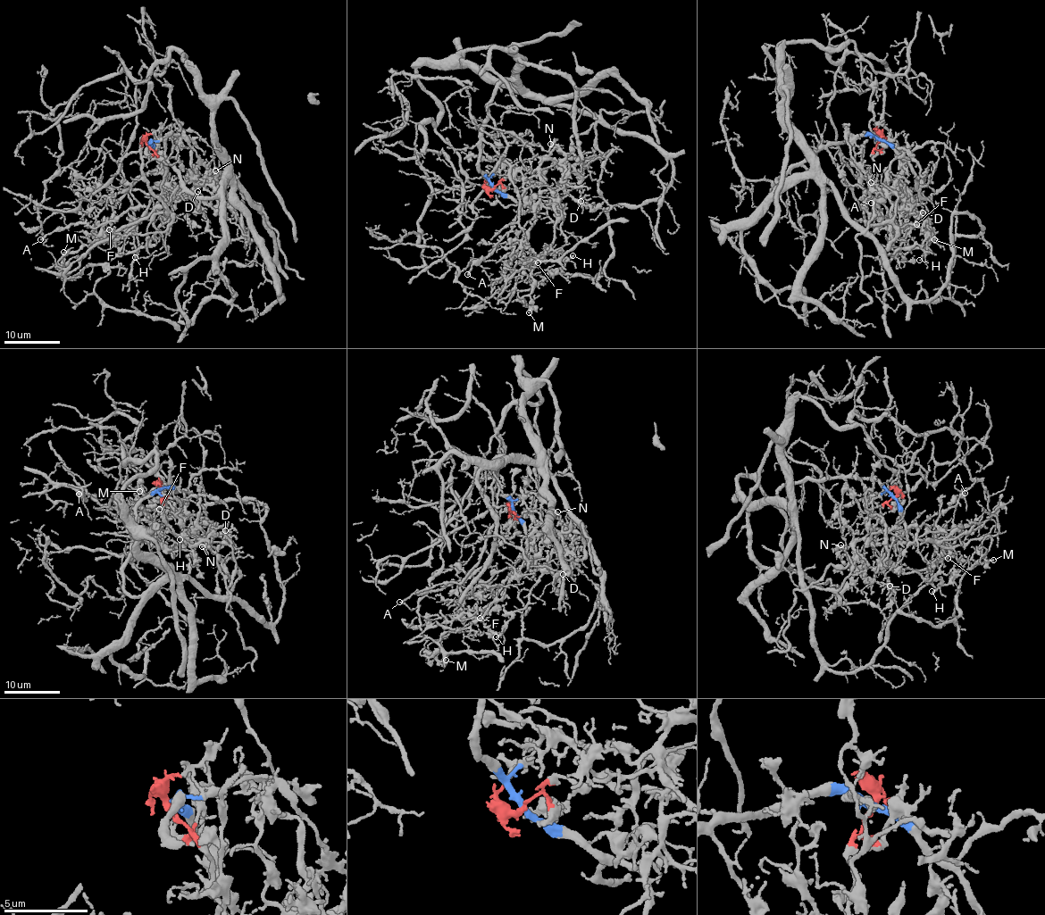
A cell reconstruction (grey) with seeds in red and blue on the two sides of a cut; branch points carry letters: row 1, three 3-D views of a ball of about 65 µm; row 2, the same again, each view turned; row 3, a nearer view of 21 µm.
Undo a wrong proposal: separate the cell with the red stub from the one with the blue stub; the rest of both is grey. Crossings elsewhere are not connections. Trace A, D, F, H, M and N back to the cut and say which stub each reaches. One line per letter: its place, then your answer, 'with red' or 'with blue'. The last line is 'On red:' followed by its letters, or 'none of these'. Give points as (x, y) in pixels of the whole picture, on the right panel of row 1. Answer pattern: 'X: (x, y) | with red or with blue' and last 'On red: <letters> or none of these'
A: (871, 203) | with red
D: (923, 212) | with red
F: (916, 224) | with red
H: (919, 260) | with red
M: (934, 239) | with red
N: (871, 182) | with red
On red: A, D, F, H, M, N

